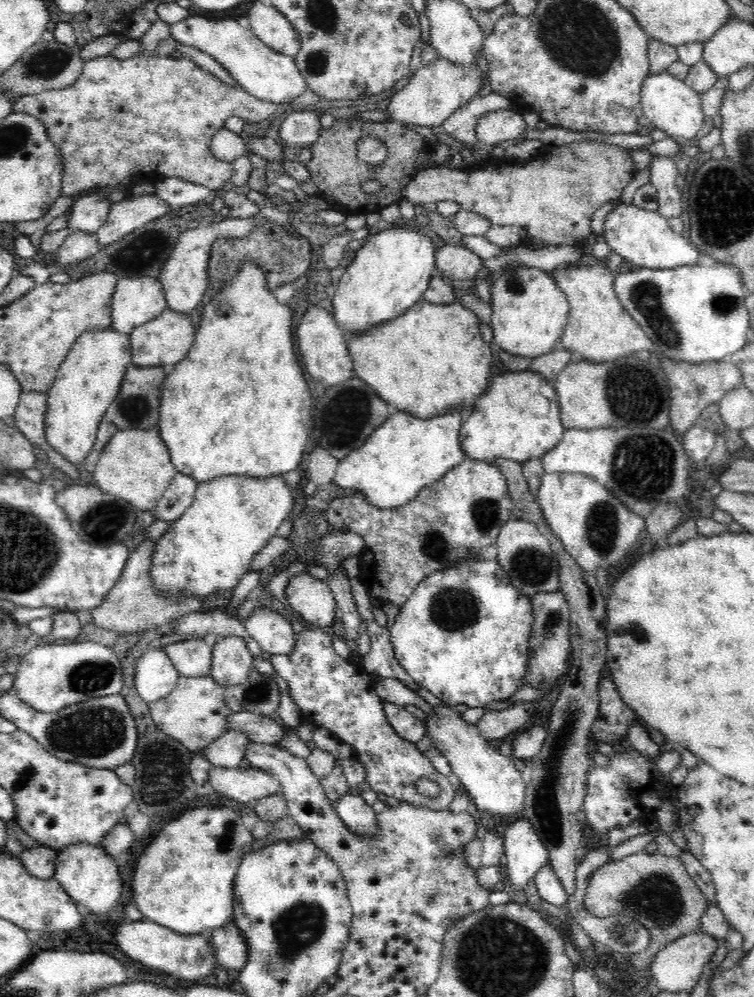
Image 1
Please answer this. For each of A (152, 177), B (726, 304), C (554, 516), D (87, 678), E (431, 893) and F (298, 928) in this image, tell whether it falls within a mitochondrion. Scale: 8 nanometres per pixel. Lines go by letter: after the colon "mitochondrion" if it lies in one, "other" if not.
A: other
B: mitochondrion
C: other
D: mitochondrion
E: mitochondrion
F: mitochondrion

